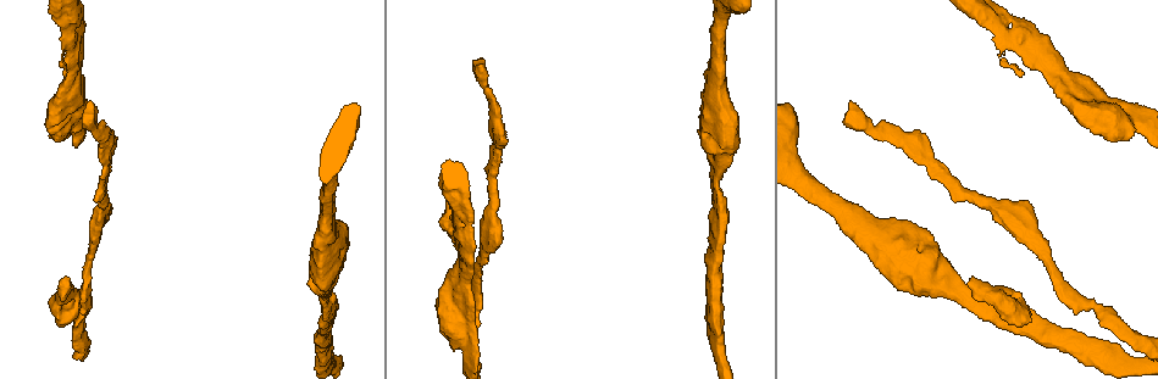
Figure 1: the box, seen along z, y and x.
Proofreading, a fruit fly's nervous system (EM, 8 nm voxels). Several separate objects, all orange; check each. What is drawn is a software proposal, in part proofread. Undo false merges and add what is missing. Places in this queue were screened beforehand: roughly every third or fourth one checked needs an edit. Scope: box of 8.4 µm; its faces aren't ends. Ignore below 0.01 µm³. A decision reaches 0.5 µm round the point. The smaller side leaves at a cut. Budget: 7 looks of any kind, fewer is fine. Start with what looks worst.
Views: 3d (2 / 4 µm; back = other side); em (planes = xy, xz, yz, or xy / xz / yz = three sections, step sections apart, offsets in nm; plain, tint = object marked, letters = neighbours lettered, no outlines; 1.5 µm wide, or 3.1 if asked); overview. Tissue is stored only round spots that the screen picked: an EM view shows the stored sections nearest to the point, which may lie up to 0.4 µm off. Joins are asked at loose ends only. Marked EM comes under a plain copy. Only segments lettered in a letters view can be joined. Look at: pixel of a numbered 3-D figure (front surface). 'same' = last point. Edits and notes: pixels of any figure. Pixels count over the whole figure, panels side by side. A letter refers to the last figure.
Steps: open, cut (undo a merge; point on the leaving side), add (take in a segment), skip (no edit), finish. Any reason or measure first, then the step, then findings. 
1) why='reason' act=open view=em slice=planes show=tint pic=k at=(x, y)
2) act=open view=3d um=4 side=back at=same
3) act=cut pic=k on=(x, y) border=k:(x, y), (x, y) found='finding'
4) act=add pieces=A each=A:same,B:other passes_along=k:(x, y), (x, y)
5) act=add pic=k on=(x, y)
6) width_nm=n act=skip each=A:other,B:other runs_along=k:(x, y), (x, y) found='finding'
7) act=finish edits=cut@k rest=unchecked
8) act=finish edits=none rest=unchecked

why='end of a long branch' act=open view=3d um=4 pic=1 at=(482, 68)

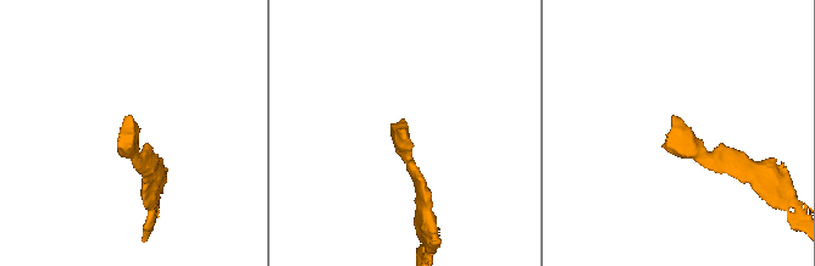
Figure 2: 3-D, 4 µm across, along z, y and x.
why='shape alone is not enough' act=open view=em slice=yz step=8 show=tint pic=2 at=(673, 118)

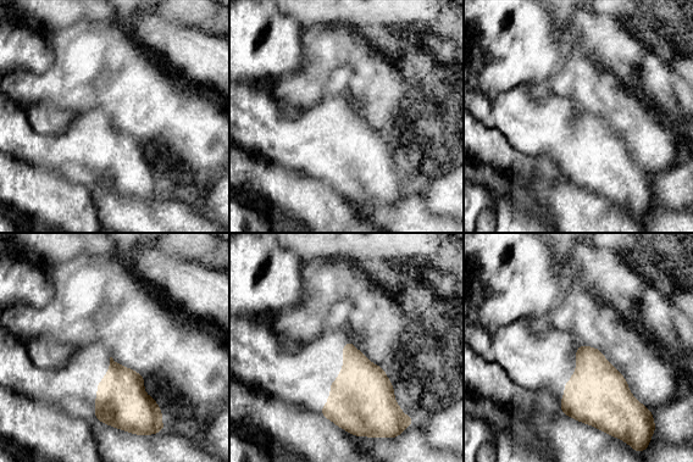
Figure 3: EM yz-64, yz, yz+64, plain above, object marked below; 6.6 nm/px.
act=open view=em slice=yz step=8 show=letters at=same

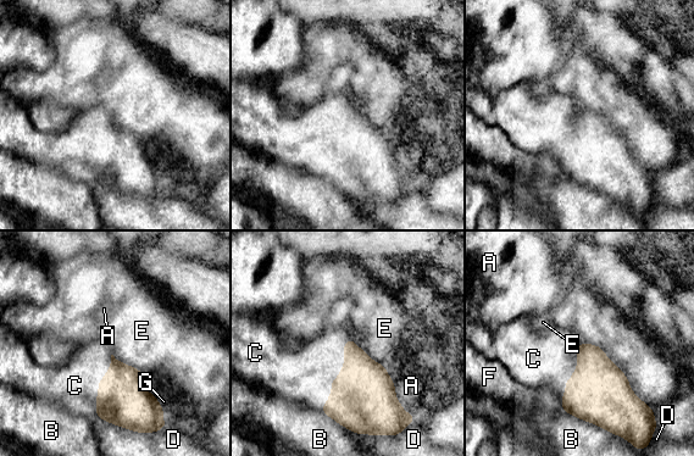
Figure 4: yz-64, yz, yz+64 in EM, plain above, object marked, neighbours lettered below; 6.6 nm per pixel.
act=add pieces=C each=A:other,B:other,C:same,D:other,E:other,F:other,G:other passes_along=4:(362, 400), (338, 374), (303, 376) found='it goes on there'

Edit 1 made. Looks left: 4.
why='redraw' act=open view=overview

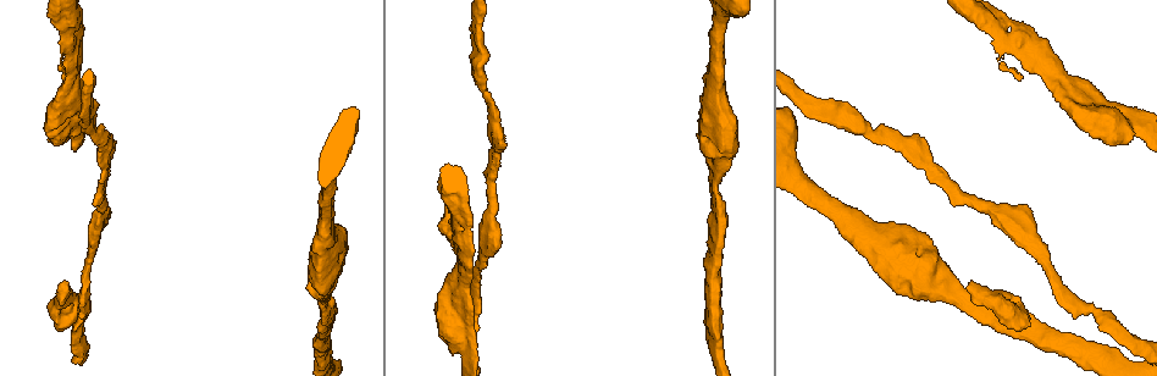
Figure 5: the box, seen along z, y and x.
why='an open end' act=open view=3d um=4 pic=5 at=(970, 282)

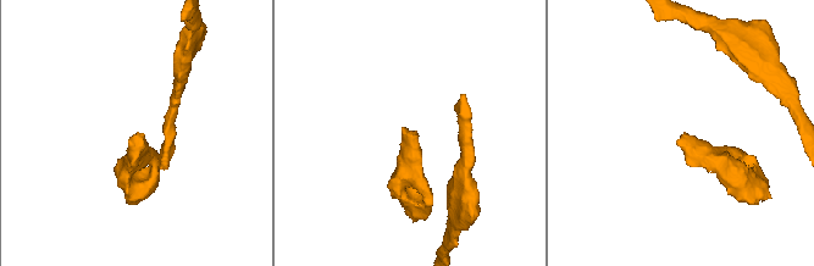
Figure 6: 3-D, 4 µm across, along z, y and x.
why='now the EM' act=open view=em slice=xz step=4 show=tint pic=6 at=(686, 133)

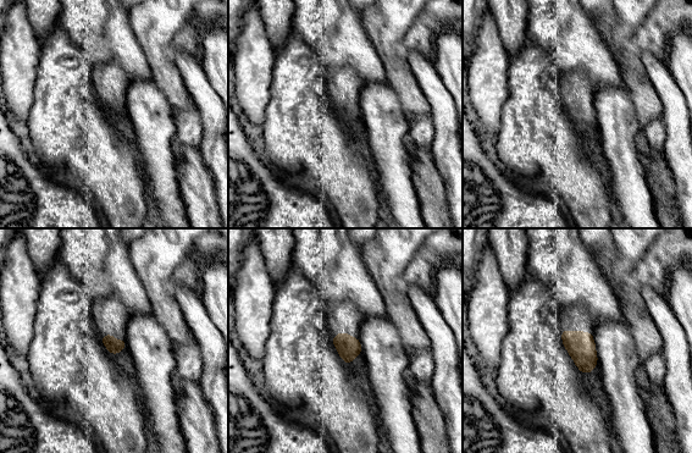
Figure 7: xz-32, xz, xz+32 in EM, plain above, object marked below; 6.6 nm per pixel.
act=open view=em slice=planes show=letters at=same

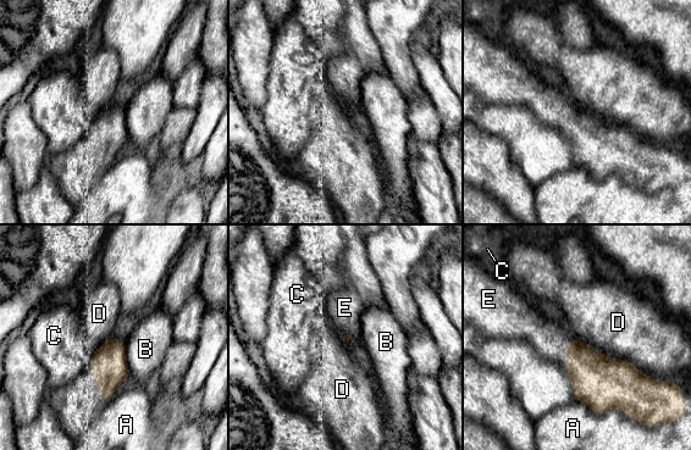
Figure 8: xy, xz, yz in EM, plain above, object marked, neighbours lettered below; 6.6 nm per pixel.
longest_contact=D:440nm act=add pieces=E each=A:other,B:other,C:other,D:other,E:same passes_along=8:(593, 376), (567, 350), (547, 338) found='it goes on there'

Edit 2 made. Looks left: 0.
act=finish edits=add@4,add@8 rest=unchecked

